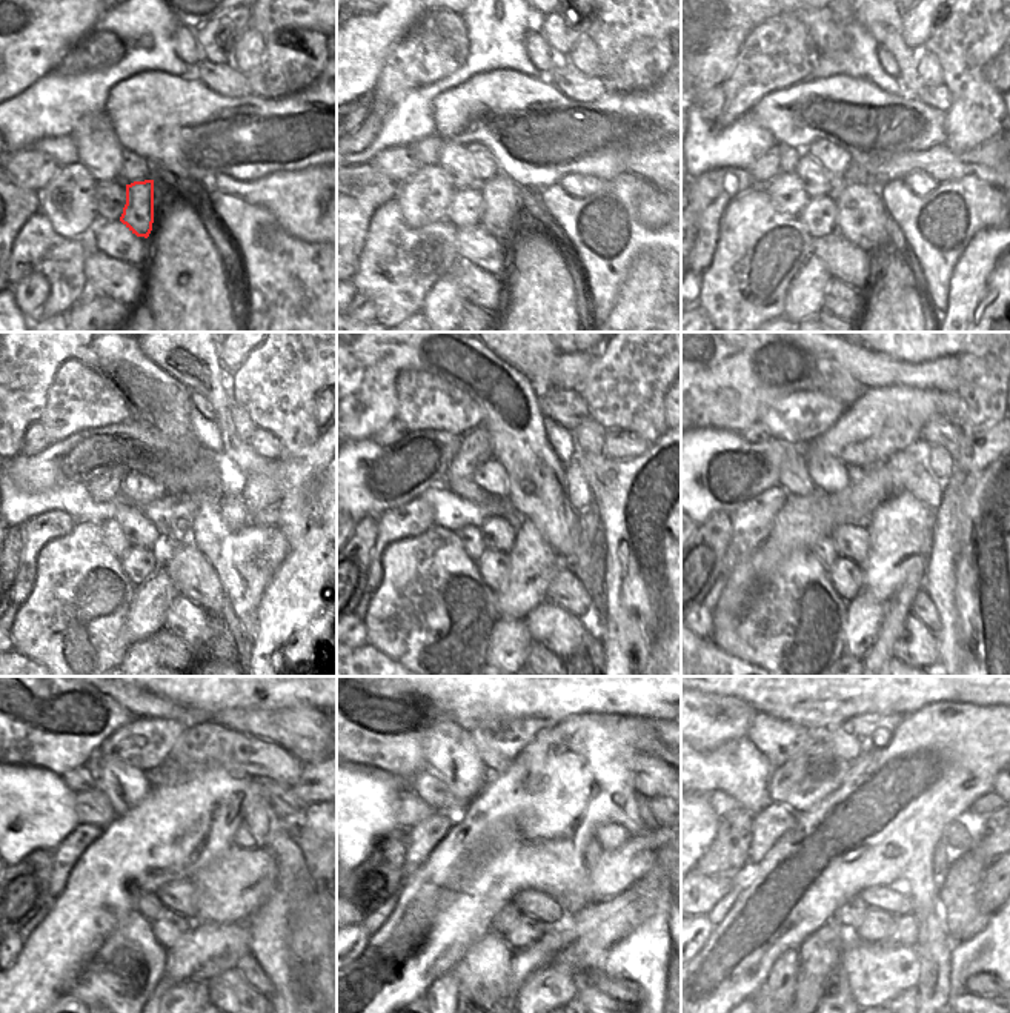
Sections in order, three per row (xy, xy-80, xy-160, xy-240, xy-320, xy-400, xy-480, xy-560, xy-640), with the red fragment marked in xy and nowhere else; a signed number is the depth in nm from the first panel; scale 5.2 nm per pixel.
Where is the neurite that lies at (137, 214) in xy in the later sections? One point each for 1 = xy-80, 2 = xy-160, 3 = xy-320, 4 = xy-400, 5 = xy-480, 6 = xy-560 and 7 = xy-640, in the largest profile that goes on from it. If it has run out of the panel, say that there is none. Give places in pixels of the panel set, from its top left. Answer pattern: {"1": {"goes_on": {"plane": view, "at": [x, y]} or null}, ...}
{"1": {"goes_on": {"plane": "xy-80", "at": [501, 200]}}, "2": {"goes_on": {"plane": "xy-160", "at": [861, 219]}}, "3": {"goes_on": {"plane": "xy-320", "at": [564, 591]}}, "4": {"goes_on": {"plane": "xy-400", "at": [923, 609]}}, "5": {"goes_on": {"plane": "xy-480", "at": [248, 967]}}, "6": {"goes_on": {"plane": "xy-560", "at": [621, 989]}}, "7": {"goes_on": {"plane": "xy-640", "at": [978, 984]}}}

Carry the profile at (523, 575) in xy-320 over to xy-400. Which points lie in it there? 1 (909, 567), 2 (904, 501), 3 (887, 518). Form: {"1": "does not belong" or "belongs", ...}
{"1": "belongs", "2": "belongs", "3": "belongs"}

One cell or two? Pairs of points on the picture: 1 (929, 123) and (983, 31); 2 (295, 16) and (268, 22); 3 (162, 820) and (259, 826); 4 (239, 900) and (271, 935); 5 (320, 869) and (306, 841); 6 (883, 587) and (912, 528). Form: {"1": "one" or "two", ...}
{"1": "two", "2": "one", "3": "two", "4": "two", "5": "one", "6": "one"}

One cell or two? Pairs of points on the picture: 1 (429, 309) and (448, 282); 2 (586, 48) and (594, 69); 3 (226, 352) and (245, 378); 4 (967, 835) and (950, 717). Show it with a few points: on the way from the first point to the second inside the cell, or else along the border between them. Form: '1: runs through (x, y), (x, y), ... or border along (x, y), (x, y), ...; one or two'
1: runs through (435, 303), (446, 288); one
2: runs through (586, 53), (589, 65); one
3: border along (254, 348), (232, 372); two
4: border along (967, 813), (953, 820), (944, 829), (940, 840); two

